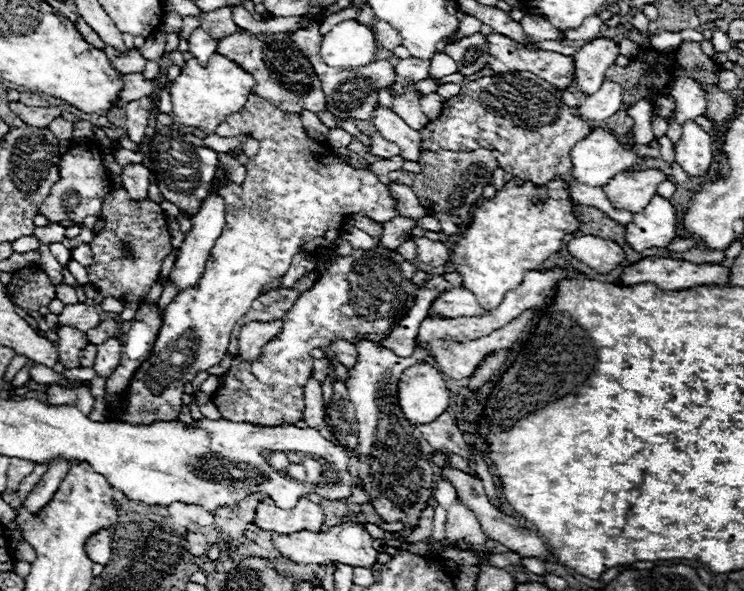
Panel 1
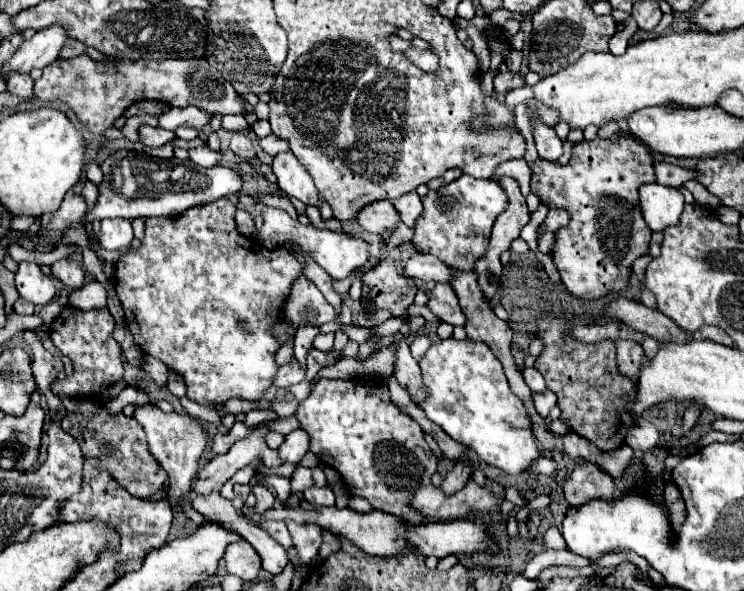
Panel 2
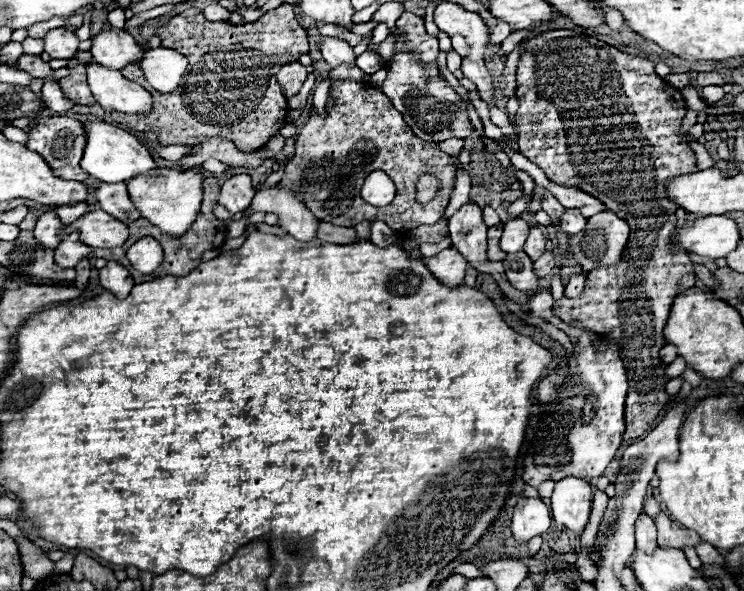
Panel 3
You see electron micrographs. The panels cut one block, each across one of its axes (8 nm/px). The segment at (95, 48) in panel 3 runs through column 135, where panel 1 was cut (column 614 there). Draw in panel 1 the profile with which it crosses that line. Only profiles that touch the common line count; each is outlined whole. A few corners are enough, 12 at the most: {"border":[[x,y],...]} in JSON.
{"border":[[612,38],[584,44],[576,56],[576,88],[594,94],[620,54]]}

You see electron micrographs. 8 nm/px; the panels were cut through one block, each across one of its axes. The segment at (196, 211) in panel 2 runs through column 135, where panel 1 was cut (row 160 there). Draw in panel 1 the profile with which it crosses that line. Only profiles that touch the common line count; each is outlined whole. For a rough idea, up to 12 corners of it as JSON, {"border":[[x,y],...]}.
{"border":[[250,94],[246,180],[200,282],[166,306],[114,422],[176,420],[234,324],[390,188]]}

